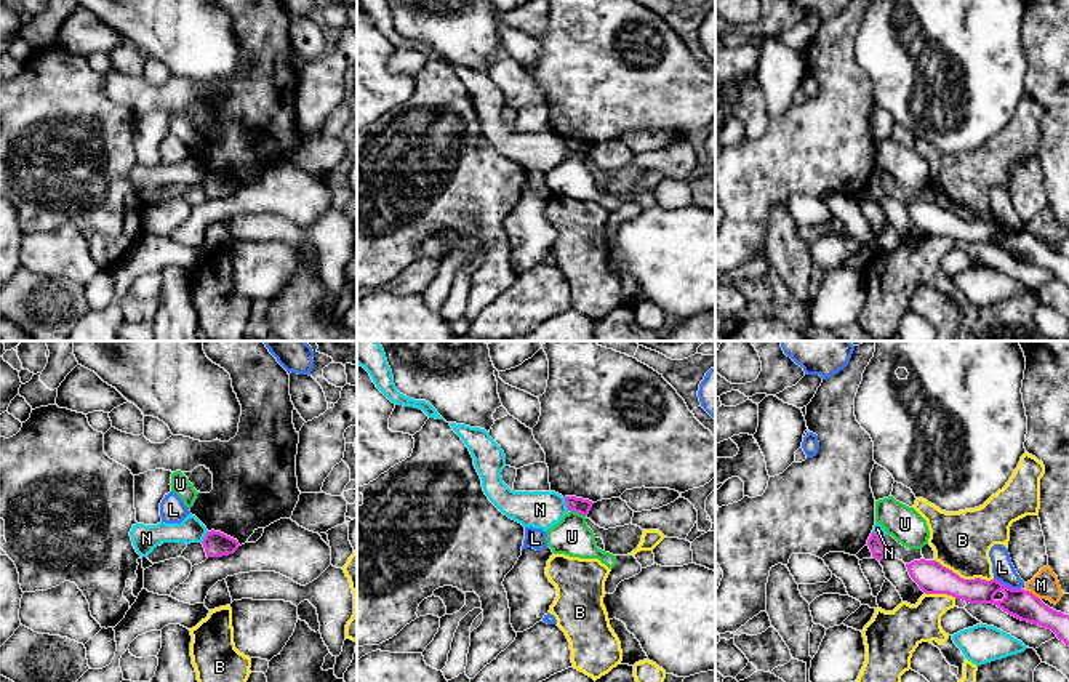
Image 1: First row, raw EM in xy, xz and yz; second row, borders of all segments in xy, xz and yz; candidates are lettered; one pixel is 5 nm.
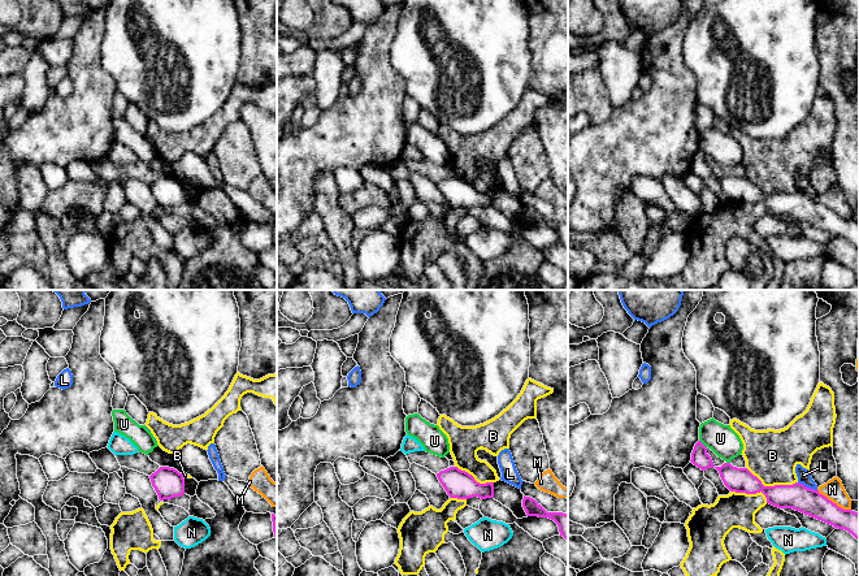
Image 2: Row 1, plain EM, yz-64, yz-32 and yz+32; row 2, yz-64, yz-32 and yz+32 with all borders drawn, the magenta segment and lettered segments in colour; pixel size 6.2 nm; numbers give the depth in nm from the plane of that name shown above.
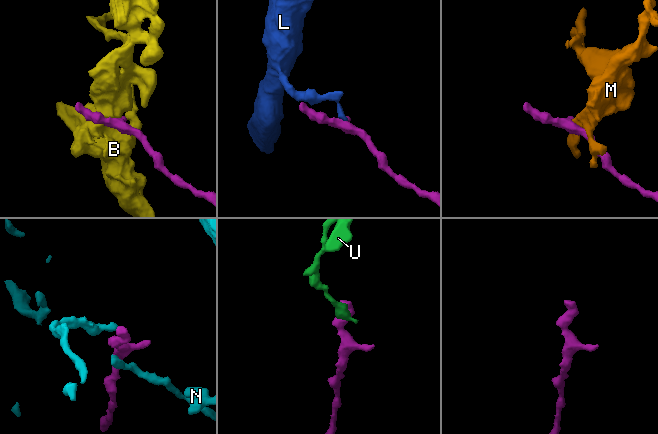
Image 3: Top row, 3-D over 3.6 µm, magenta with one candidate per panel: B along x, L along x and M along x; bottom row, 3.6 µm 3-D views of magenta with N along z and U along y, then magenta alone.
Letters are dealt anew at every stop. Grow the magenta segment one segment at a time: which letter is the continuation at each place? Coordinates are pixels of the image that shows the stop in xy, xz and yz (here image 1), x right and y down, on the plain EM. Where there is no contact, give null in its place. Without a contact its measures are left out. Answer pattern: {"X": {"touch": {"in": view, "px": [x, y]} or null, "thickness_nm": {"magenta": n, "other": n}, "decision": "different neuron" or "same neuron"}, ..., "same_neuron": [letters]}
{"B": {"touch": {"in": "yz", "px": [962, 220]}, "thickness_nm": {"magenta": 160, "other": 300}, "decision": "different neuron"}, "L": {"touch": {"in": "yz", "px": [1007, 228]}, "thickness_nm": {"magenta": 150, "other": 110}, "decision": "different neuron"}, "M": {"touch": {"in": "yz", "px": [1032, 236]}, "thickness_nm": {"magenta": 150, "other": 140}, "decision": "different neuron"}, "N": {"touch": {"in": "xz", "px": [567, 146]}, "thickness_nm": {"magenta": 80, "other": 190}, "decision": "different neuron"}, "U": {"touch": {"in": "xz", "px": [578, 152]}, "thickness_nm": {"magenta": 80, "other": 190}, "decision": "different neuron"}, "same_neuron": []}

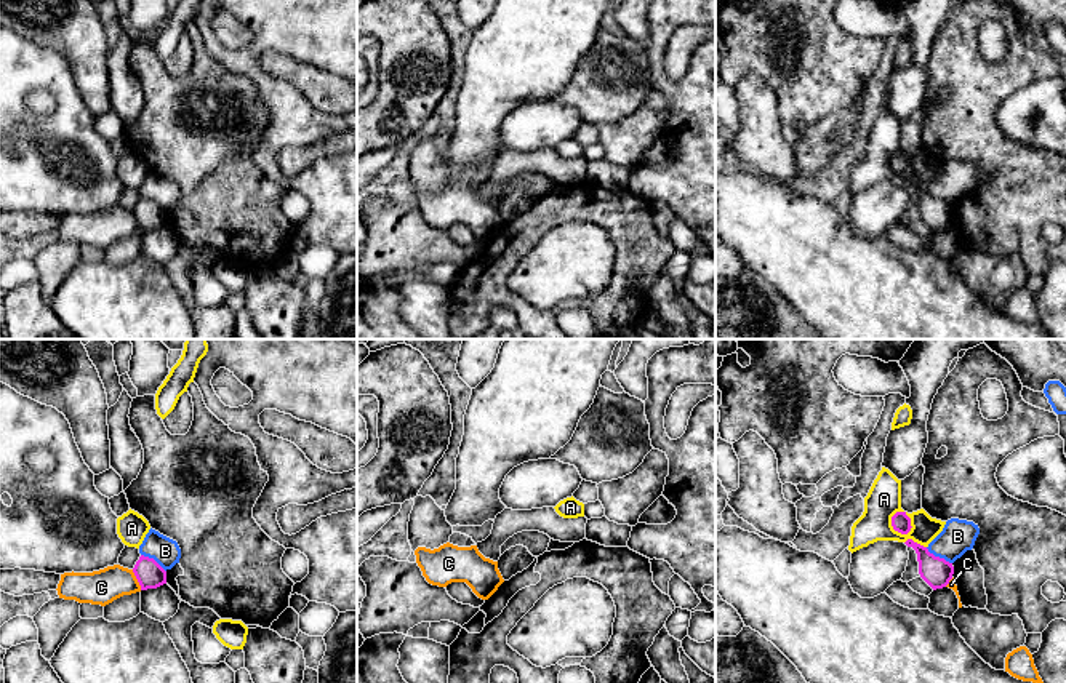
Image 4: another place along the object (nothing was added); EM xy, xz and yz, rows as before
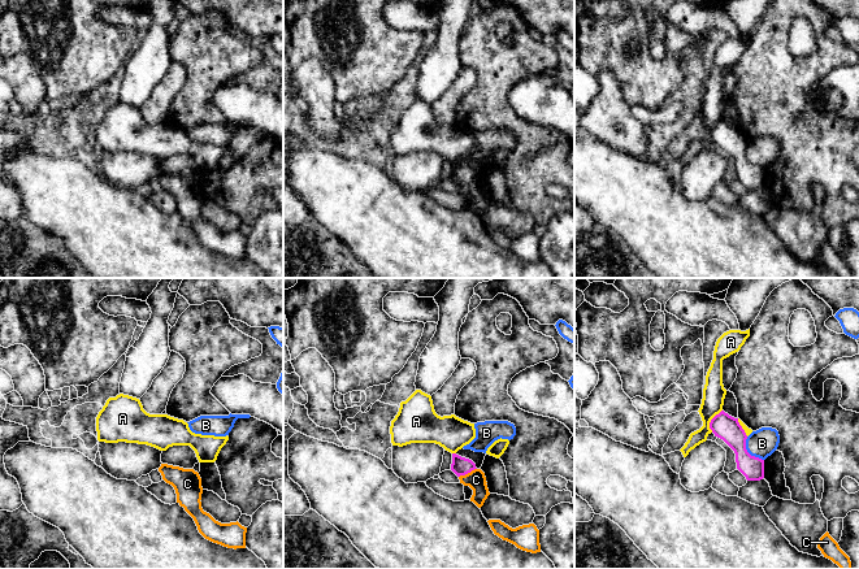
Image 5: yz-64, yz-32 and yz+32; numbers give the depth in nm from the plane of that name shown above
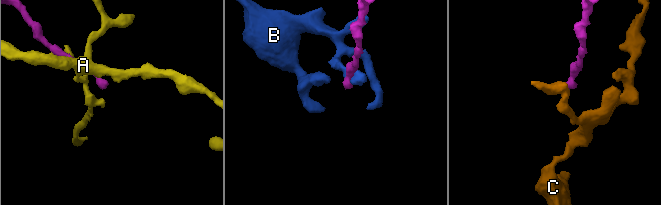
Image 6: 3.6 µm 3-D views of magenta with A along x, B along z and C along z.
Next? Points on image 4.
{"A": {"touch": {"in": "yz", "px": [909, 162]}, "thickness_nm": {"magenta": 90, "other": 180}, "decision": "different neuron"}, "B": {"touch": {"in": "yz", "px": [938, 199]}, "thickness_nm": {"magenta": 150, "other": 170}, "decision": "different neuron"}, "C": {"touch": {"in": "xy", "px": [136, 219]}, "thickness_nm": {"magenta": 140, "other": 180}, "decision": "different neuron"}, "same_neuron": []}

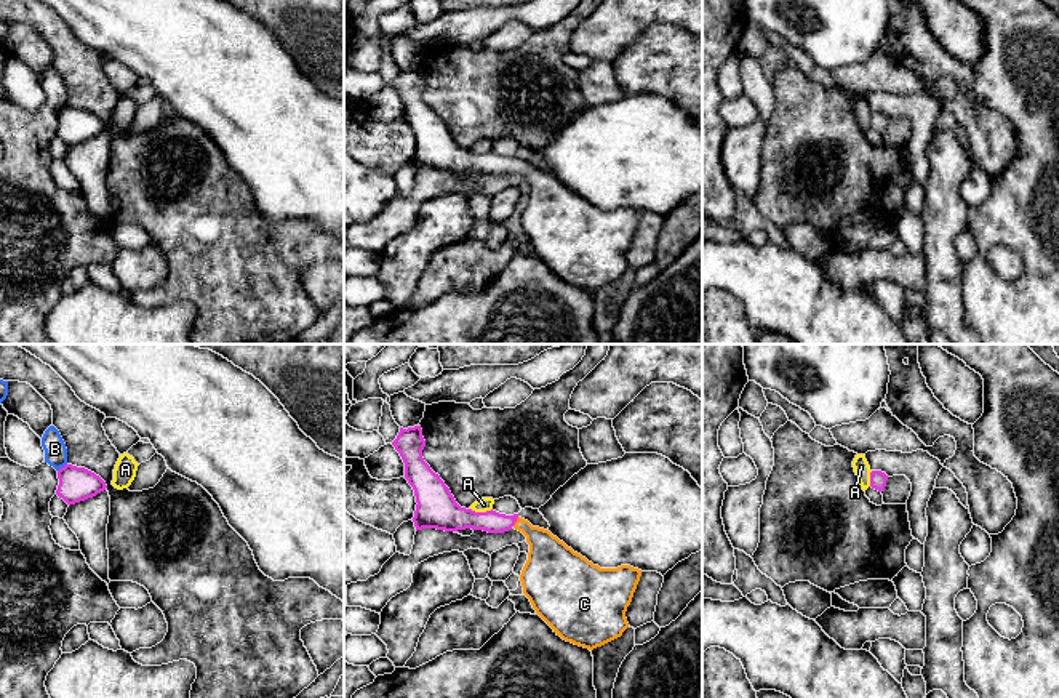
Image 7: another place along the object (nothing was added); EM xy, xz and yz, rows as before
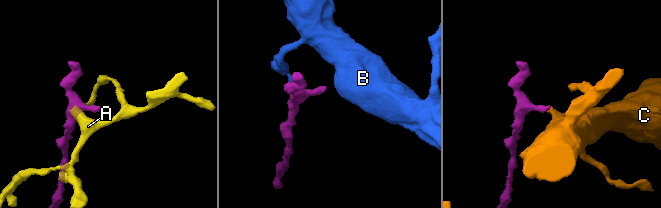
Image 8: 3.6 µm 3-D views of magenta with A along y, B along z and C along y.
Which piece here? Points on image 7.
{"A": {"touch": {"in": "xz", "px": [482, 154]}, "thickness_nm": {"magenta": 200, "other": 70}, "decision": "different neuron"}, "B": {"touch": {"in": "xy", "px": [61, 109]}, "thickness_nm": {"magenta": 180, "other": 110}, "decision": "different neuron"}, "C": {"touch": {"in": "xz", "px": [515, 162]}, "thickness_nm": {"magenta": 110, "other": 200}, "decision": "same neuron"}, "same_neuron": ["C"]}

